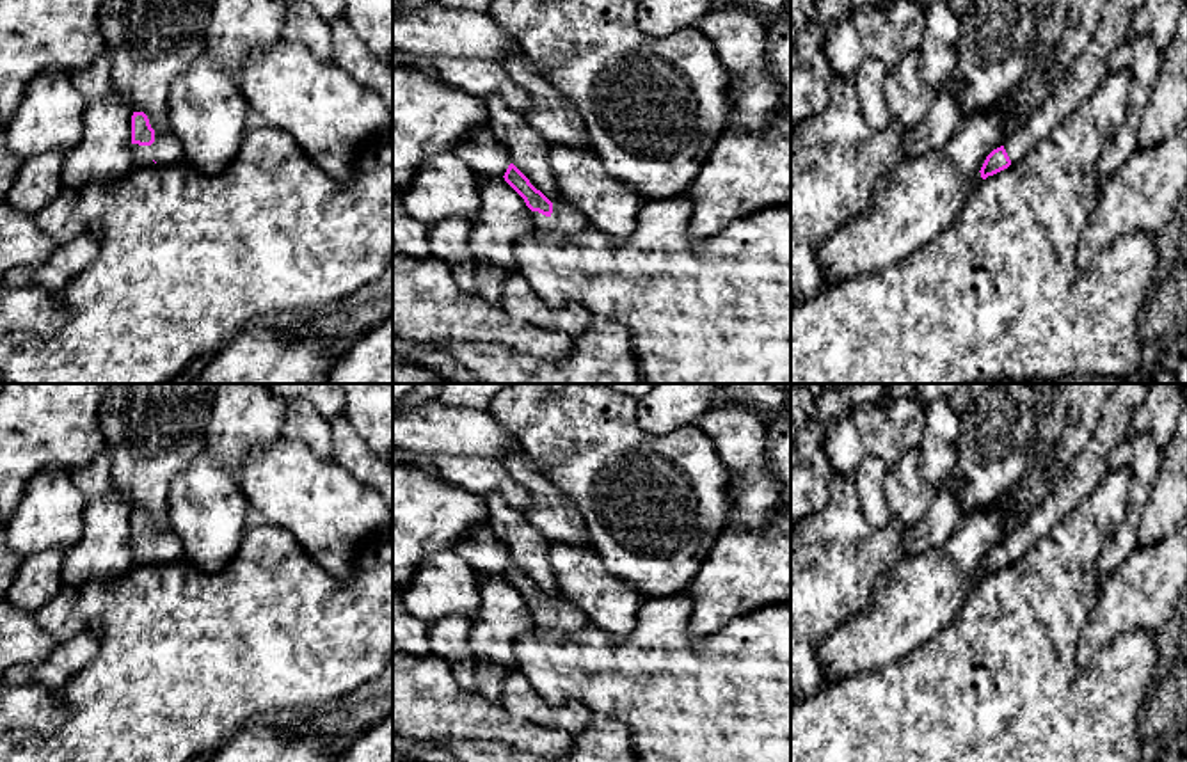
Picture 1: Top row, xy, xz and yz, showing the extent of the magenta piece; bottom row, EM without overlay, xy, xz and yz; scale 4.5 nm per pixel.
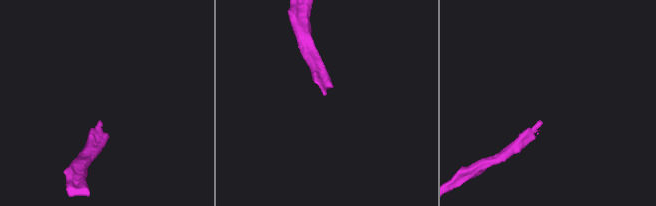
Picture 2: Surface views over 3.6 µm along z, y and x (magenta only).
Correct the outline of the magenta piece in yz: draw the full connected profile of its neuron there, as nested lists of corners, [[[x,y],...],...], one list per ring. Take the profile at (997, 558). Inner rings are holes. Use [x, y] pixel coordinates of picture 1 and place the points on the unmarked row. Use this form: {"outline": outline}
{"outline": [[[1118,384],[1107,396],[1100,419],[1080,453],[1057,476],[1052,490],[1006,540],[993,547],[983,565],[986,577],[1027,551],[1050,528],[1059,524],[1109,474],[1111,456],[1128,435],[1128,426],[1153,384]]]}

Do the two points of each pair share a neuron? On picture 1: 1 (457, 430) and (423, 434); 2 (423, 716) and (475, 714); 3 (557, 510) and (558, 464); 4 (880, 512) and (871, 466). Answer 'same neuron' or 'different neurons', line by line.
1: same neuron
2: same neuron
3: different neurons
4: same neuron

